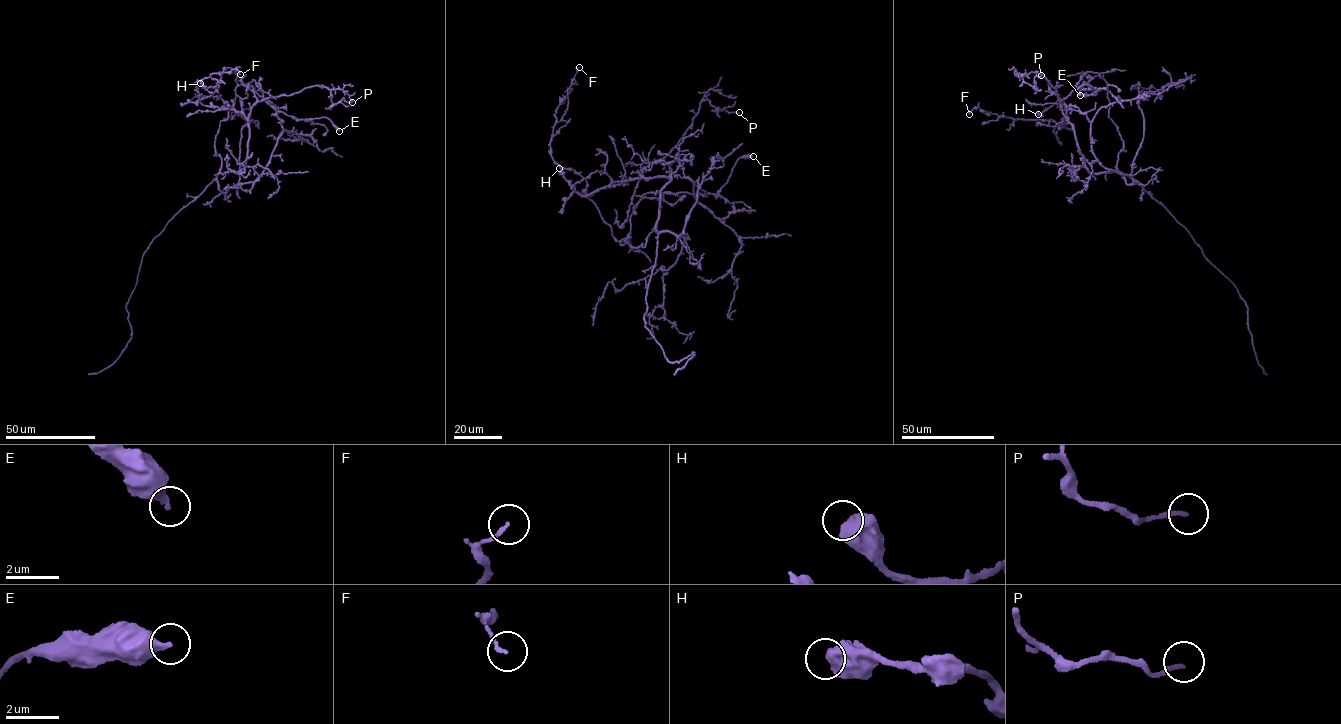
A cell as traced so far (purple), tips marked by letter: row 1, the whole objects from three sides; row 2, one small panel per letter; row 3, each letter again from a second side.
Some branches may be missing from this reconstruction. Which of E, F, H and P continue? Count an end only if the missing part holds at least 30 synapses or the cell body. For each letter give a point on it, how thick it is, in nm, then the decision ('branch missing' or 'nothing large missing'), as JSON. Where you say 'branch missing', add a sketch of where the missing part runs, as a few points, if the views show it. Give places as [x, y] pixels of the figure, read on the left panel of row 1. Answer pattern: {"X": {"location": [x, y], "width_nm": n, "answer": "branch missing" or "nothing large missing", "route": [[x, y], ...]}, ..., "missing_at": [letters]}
{"E": {"location": [339, 131], "width_nm": 440, "answer": "nothing large missing"}, "F": {"location": [240, 74], "width_nm": 100, "answer": "nothing large missing"}, "H": {"location": [200, 83], "width_nm": 700, "answer": "nothing large missing"}, "P": {"location": [352, 102], "width_nm": 140, "answer": "nothing large missing"}, "missing_at": []}

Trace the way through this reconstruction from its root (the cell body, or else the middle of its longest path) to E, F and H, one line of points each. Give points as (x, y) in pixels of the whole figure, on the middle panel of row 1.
E: (658, 235), (655, 226), (644, 247), (620, 243), (644, 194), (717, 195), (753, 156)
F: (658, 235), (660, 190), (671, 178), (613, 181), (582, 195), (553, 159), (556, 109), (579, 67)
H: (658, 235), (660, 190), (670, 178), (613, 181), (586, 196), (576, 191), (586, 198), (584, 177), (559, 168)

